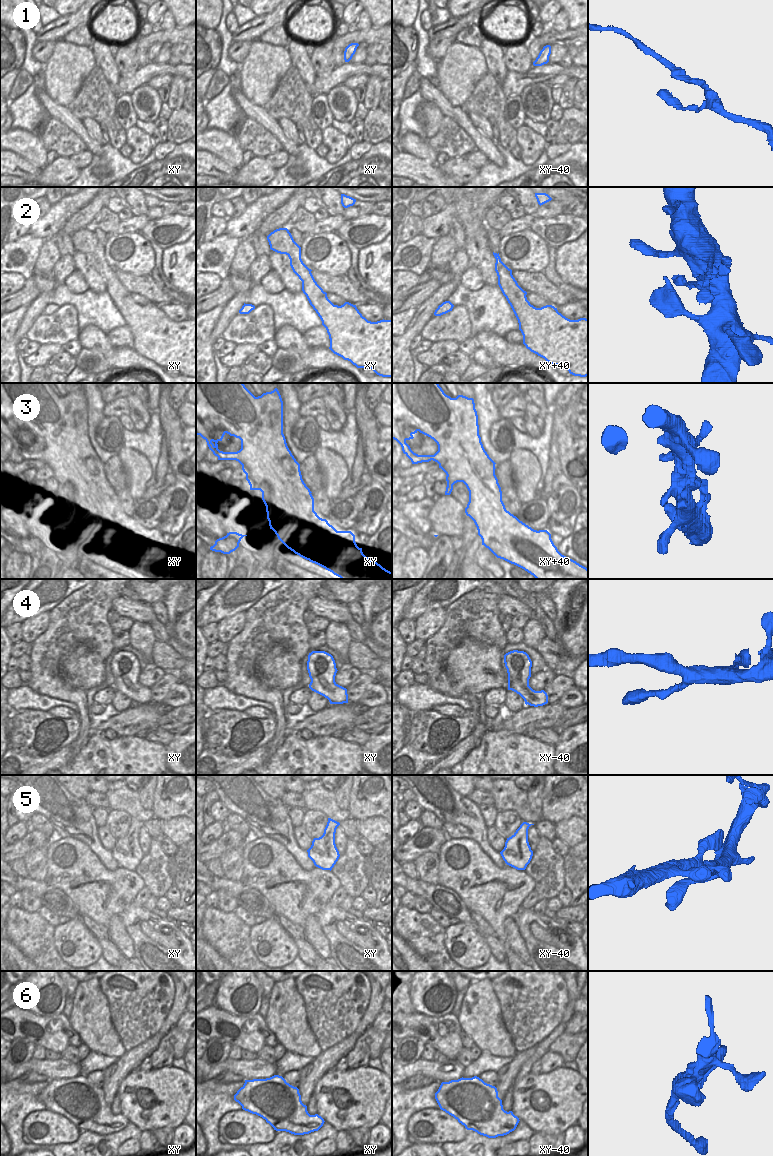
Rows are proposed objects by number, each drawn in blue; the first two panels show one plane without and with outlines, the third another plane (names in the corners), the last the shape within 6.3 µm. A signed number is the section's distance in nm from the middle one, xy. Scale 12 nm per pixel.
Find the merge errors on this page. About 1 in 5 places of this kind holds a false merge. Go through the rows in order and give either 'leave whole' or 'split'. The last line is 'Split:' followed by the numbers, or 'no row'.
1: leave whole
2: leave whole
3: leave whole
4: leave whole
5: leave whole
6: leave whole
Split: no row

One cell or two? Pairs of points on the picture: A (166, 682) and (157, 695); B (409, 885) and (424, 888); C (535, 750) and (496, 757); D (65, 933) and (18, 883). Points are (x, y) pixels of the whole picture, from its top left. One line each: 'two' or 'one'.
A: one
B: one
C: one
D: two

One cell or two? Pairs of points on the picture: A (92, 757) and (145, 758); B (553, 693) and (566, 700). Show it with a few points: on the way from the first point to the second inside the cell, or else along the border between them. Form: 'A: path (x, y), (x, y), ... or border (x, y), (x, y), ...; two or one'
A: path (105, 758), (132, 758); one
B: border (574, 685), (557, 702); two

